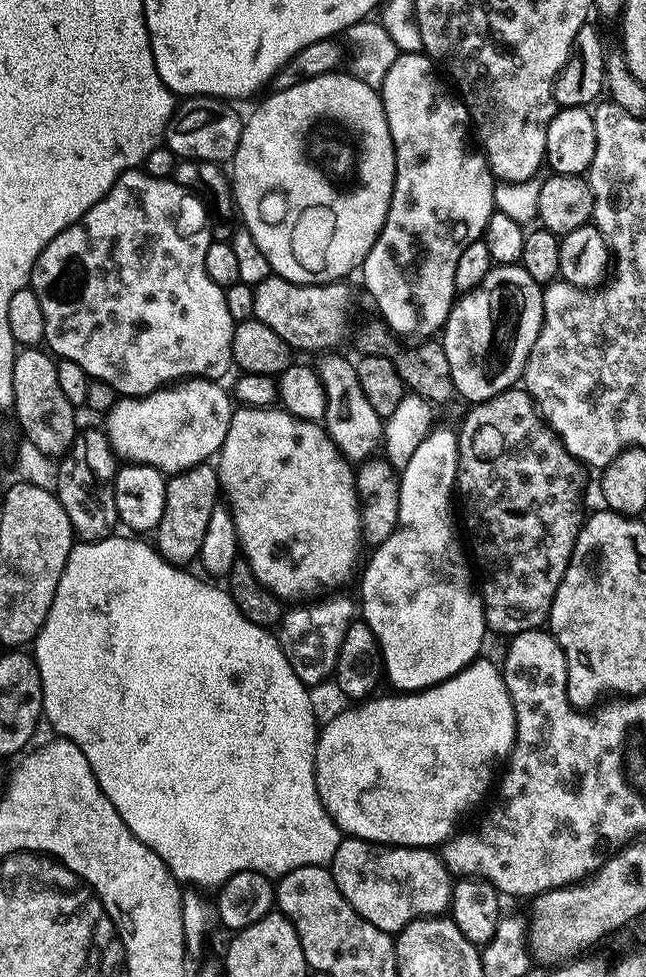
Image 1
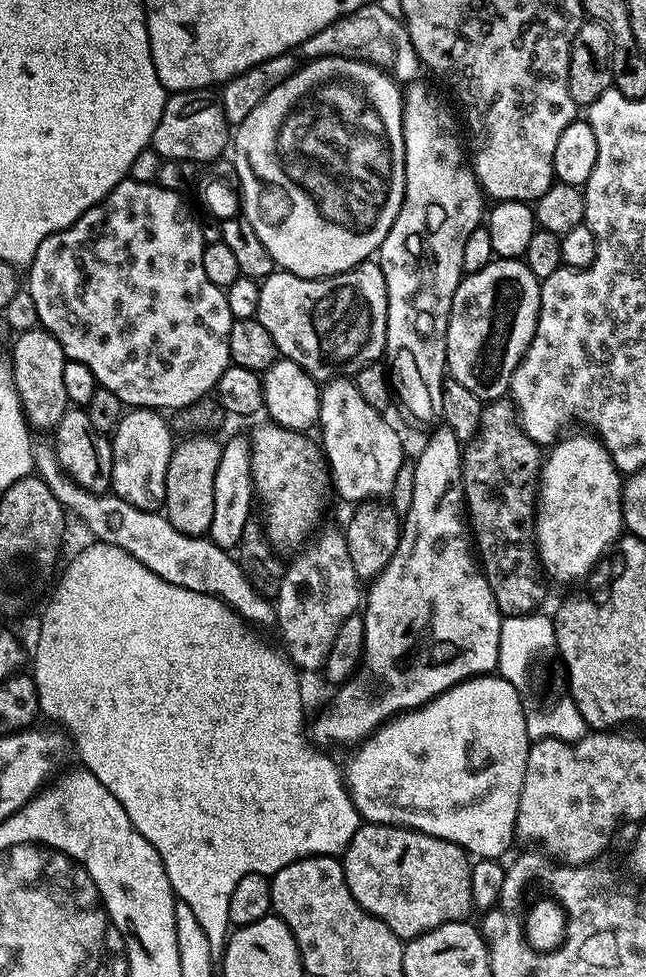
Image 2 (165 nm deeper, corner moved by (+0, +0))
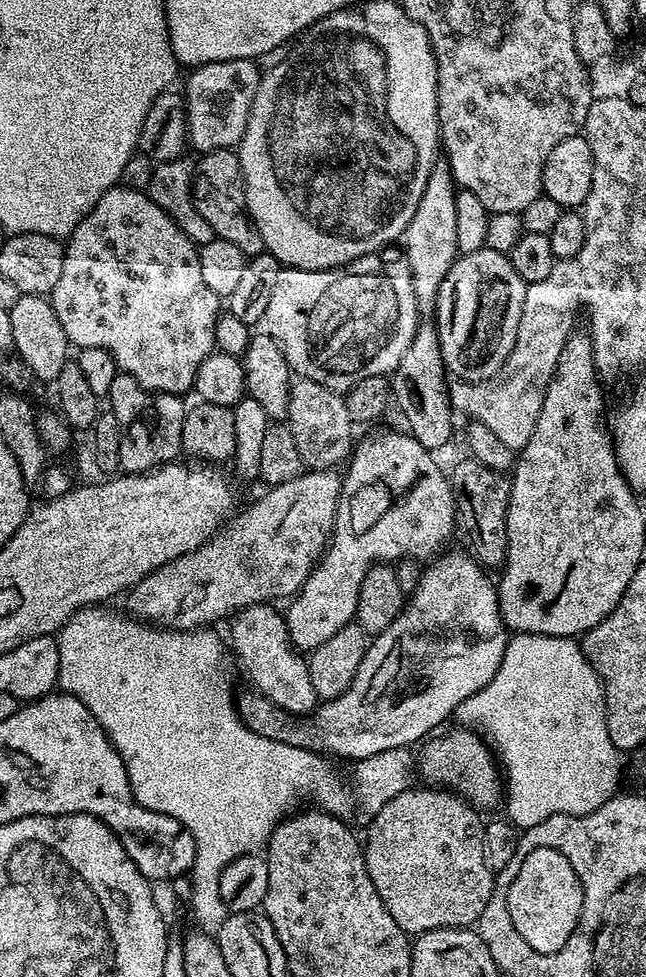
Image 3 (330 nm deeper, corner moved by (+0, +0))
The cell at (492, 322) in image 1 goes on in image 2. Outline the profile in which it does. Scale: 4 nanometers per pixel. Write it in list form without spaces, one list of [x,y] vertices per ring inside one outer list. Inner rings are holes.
[[[520,258],[493,259],[492,263],[487,264],[482,270],[469,272],[461,279],[448,315],[446,372],[451,379],[462,382],[462,386],[466,386],[466,390],[470,390],[470,394],[477,396],[481,402],[499,400],[508,392],[508,383],[512,380],[514,370],[526,354],[536,333],[540,313],[540,285],[541,281],[536,279],[536,275]]]

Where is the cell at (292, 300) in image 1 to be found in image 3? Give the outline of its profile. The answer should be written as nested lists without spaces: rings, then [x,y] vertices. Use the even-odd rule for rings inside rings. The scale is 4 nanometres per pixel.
[[[385,246],[379,252],[368,252],[349,264],[327,268],[325,272],[281,267],[278,283],[266,306],[262,332],[278,342],[297,377],[346,394],[355,384],[362,382],[362,378],[395,373],[421,323],[408,259],[399,247]]]

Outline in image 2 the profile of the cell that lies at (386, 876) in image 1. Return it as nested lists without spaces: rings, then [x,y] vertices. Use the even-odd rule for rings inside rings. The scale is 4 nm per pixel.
[[[364,822],[344,849],[342,863],[346,874],[346,886],[350,886],[350,894],[354,894],[358,906],[365,908],[371,916],[386,922],[386,926],[394,930],[396,937],[405,942],[443,924],[455,920],[467,921],[471,917],[468,915],[474,912],[470,894],[472,860],[469,853],[449,840],[434,838],[413,828],[402,828],[399,824]]]

